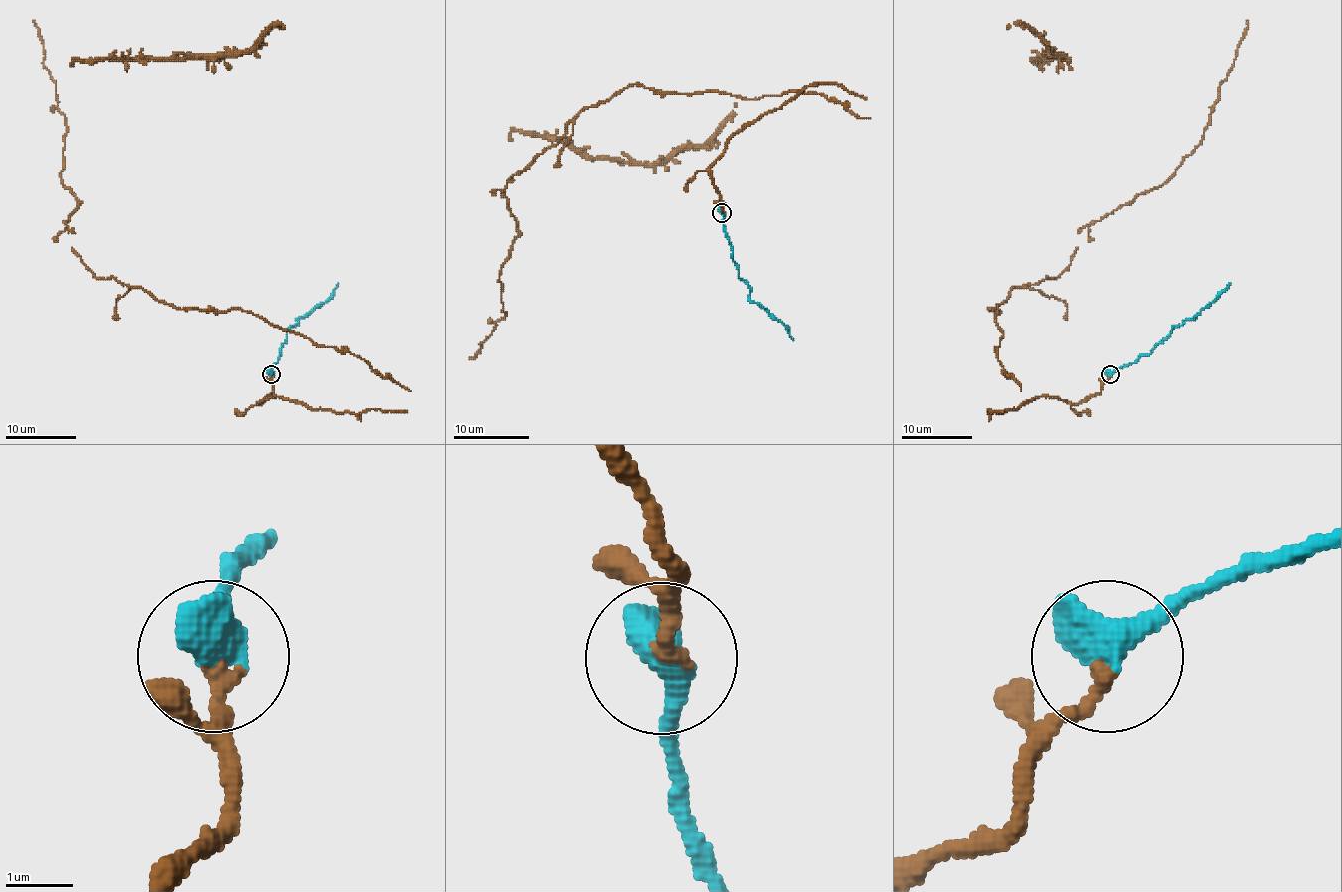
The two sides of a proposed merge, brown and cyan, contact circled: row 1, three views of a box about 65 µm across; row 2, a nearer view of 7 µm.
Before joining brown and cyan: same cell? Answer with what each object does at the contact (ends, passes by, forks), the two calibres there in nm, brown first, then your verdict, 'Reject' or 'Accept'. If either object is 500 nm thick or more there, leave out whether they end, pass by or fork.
Thickness 260 nm (brown) against 650 nm. Accept

